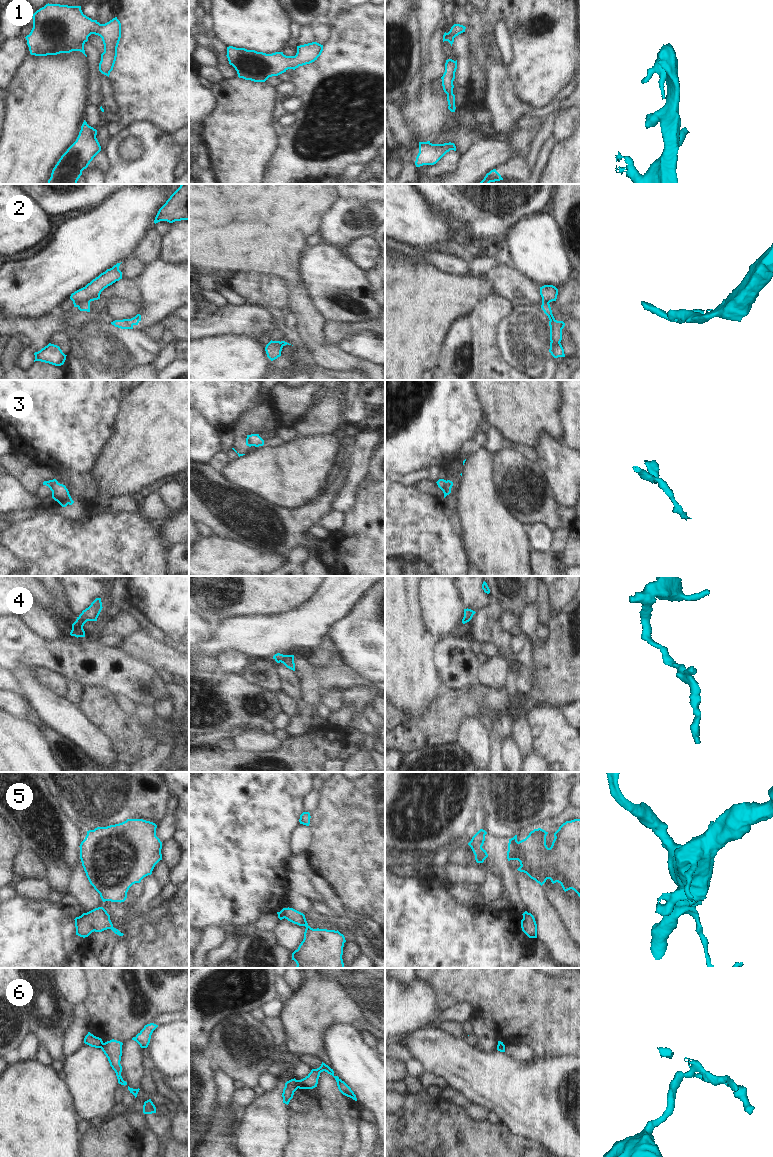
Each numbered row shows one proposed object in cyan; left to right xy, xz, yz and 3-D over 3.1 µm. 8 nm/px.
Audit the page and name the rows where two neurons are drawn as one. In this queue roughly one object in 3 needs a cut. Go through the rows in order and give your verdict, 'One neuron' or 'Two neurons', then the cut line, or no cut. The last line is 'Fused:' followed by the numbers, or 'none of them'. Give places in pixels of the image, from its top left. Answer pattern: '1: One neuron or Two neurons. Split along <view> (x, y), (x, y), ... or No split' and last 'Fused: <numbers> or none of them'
1: One neuron. No split
2: Two neurons. Split along xy (90, 300), (84, 300), (77, 306)
3: Two neurons. Split along yz (445, 481), (445, 491), (447, 494)
4: One neuron. No split
5: One neuron. No split
6: Two neurons. Split along xz (297, 1080), (298, 1087)
Fused: 2, 3, 6

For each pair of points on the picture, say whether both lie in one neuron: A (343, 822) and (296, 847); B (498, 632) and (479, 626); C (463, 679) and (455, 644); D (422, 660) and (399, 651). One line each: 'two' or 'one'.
A: two
B: two
C: one
D: one

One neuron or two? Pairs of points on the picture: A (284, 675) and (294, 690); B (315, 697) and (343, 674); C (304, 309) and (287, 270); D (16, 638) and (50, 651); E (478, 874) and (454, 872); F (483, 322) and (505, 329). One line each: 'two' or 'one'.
A: one
B: one
C: one
D: one
E: one
F: two

